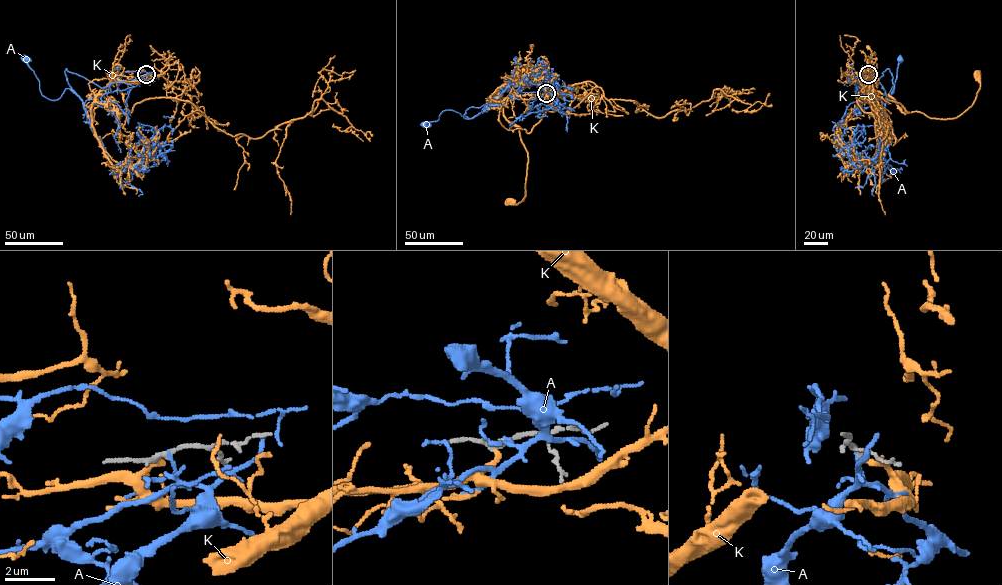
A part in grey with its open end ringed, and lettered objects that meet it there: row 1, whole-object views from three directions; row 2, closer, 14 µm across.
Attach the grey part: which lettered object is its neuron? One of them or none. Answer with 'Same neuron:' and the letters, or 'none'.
Same neuron: K

